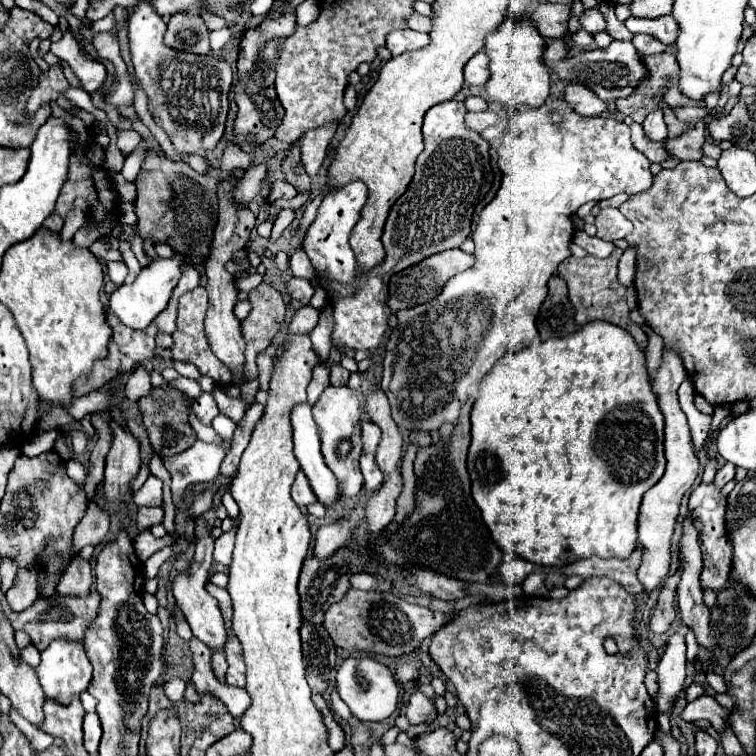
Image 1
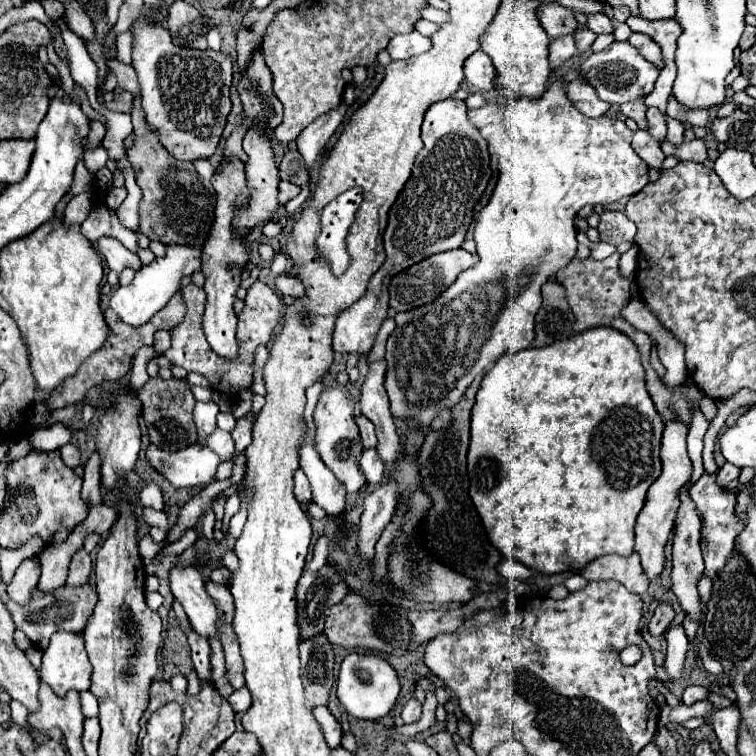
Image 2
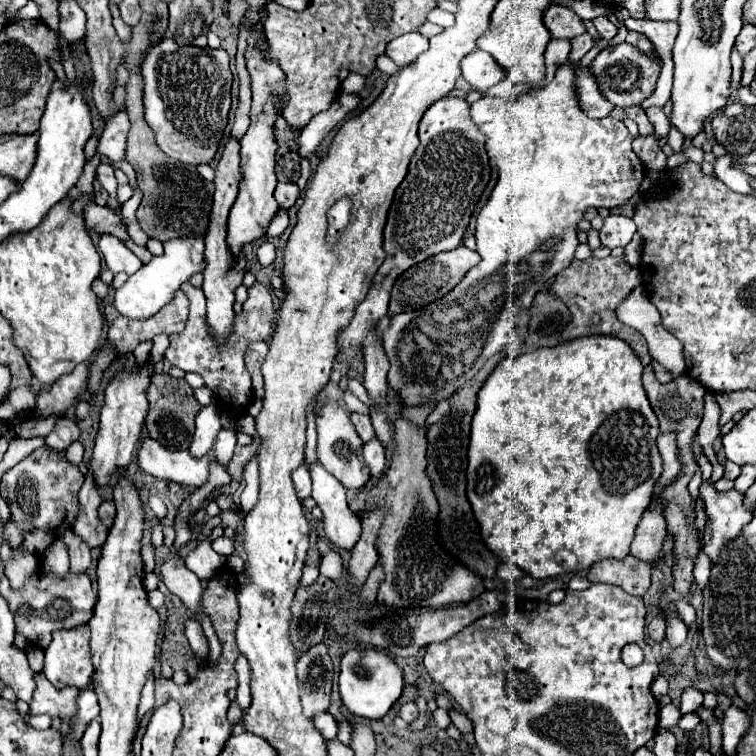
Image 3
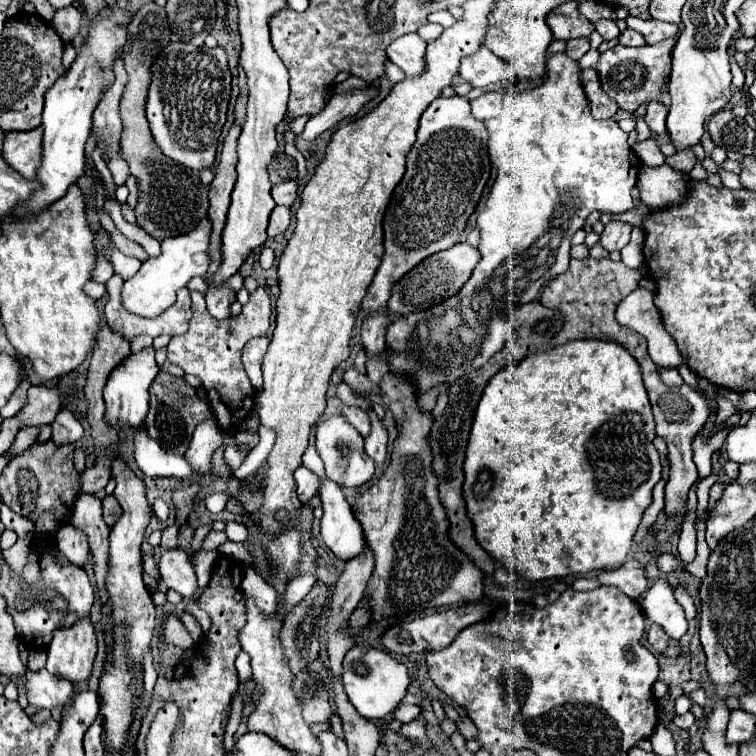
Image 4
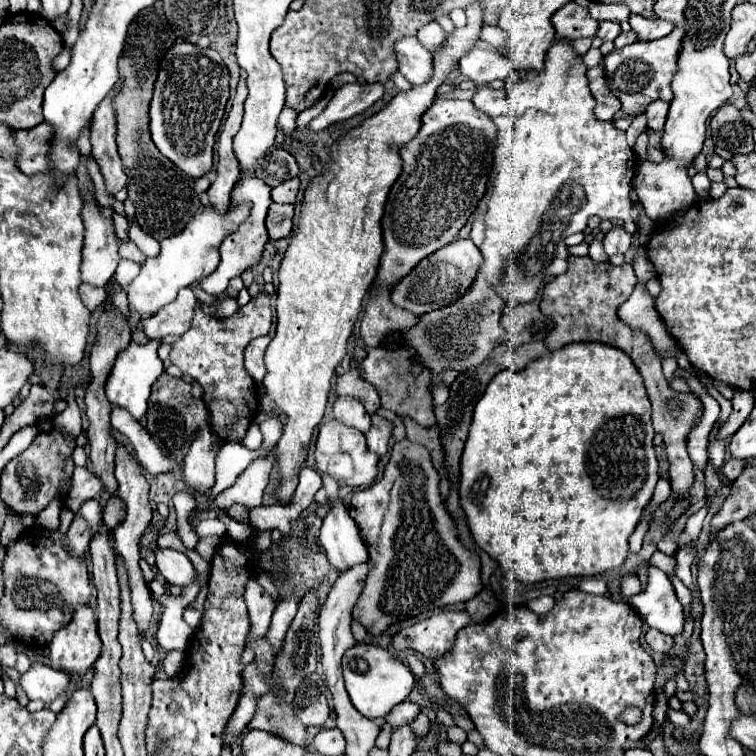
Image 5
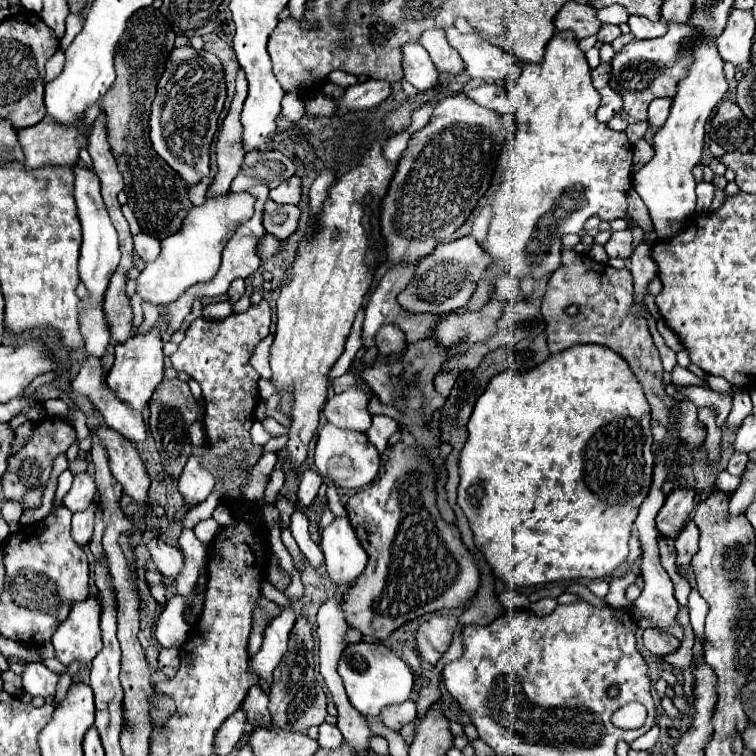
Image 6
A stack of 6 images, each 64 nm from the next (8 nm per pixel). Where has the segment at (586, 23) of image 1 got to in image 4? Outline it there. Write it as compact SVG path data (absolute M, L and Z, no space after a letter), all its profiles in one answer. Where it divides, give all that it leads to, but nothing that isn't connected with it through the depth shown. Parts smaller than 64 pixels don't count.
M598 20L594 26L596 26L596 32L600 32L604 40L614 40L620 36L620 30L614 20Z

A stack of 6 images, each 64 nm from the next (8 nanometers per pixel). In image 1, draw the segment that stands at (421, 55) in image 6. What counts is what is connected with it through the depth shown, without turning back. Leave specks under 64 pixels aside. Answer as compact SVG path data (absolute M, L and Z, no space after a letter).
M410 28L390 32L388 40L386 40L386 48L392 52L392 56L414 52L414 50L420 50L420 48L424 48L428 44L430 44L428 34L422 34L422 32L410 30Z

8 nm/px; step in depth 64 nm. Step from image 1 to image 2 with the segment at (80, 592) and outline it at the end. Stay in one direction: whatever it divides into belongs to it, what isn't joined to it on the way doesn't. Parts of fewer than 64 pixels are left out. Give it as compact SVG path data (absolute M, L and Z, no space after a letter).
M80 548L80 550L76 550L76 552L72 554L72 562L70 562L70 574L68 574L66 584L68 584L68 586L84 584L84 582L88 582L90 572L92 572L90 554L88 554L84 548Z

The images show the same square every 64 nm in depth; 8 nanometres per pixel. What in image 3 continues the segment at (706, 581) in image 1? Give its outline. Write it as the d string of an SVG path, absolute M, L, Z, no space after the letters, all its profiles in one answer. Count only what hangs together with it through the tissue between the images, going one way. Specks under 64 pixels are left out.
M702 454L698 458L698 466L702 472L702 486L700 486L700 496L704 498L704 506L706 506L706 532L704 532L704 552L710 556L710 560L716 560L720 548L734 536L738 536L742 532L742 528L748 524L748 520L752 520L752 510L748 510L744 506L744 494L736 492L734 488L728 492L718 492L714 490L712 482L710 482L710 474L712 474L712 464L710 460Z

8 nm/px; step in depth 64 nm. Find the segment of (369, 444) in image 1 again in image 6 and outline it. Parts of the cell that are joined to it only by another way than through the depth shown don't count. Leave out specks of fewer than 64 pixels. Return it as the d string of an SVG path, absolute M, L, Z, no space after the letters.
M350 386L348 390L326 400L324 416L334 426L366 432L372 418L368 412L368 398L372 398L372 394L362 386Z

